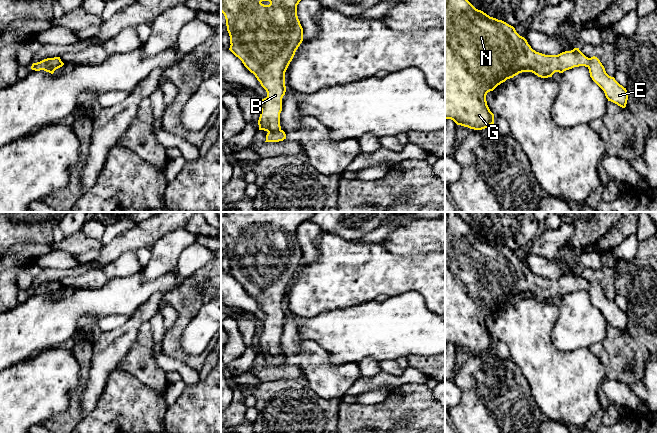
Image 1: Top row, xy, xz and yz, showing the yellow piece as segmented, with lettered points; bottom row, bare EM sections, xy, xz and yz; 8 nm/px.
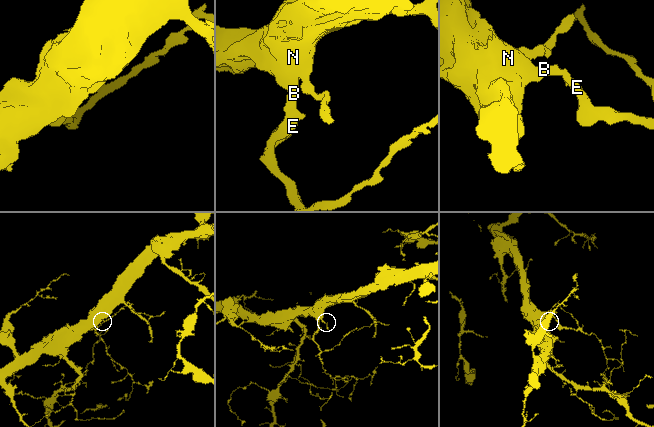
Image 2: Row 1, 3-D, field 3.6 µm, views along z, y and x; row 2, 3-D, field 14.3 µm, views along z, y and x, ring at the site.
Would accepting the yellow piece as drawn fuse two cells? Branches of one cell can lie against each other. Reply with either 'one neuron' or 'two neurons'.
one neuron

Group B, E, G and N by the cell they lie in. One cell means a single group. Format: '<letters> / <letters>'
B E G N

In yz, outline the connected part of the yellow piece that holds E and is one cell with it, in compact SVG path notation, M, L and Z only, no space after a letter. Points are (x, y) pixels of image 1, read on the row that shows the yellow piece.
M445 0L445 120L451 119L457 125L474 130L485 129L494 124L486 95L498 85L522 72L548 78L555 72L563 73L579 66L589 69L590 77L604 91L608 101L626 107L626 88L606 73L597 57L588 58L579 48L558 55L536 52L513 26L476 9L468 0Z

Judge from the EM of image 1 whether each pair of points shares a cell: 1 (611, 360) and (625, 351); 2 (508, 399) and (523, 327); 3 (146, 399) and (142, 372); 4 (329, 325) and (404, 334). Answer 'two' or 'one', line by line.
1: one
2: two
3: two
4: one

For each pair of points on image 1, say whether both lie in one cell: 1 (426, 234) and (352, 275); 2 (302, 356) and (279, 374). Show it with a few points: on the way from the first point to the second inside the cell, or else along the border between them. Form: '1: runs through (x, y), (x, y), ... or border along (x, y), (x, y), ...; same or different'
1: border along (382, 242), (390, 252), (395, 254), (416, 253); different
2: border along (286, 362), (297, 365), (304, 375); different

